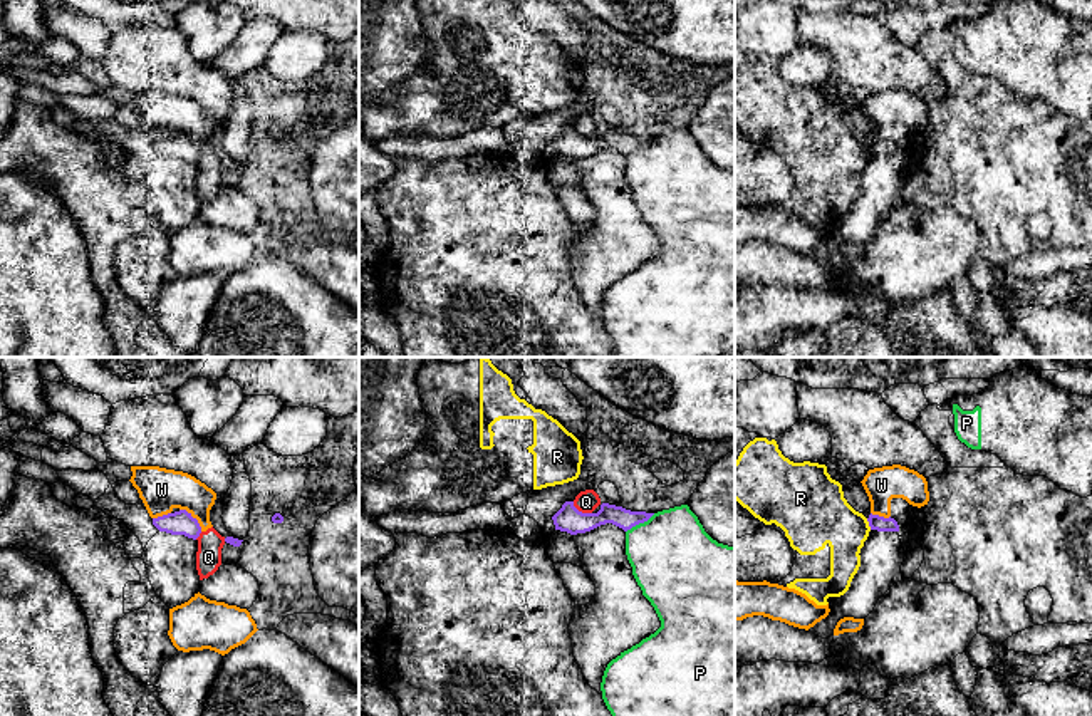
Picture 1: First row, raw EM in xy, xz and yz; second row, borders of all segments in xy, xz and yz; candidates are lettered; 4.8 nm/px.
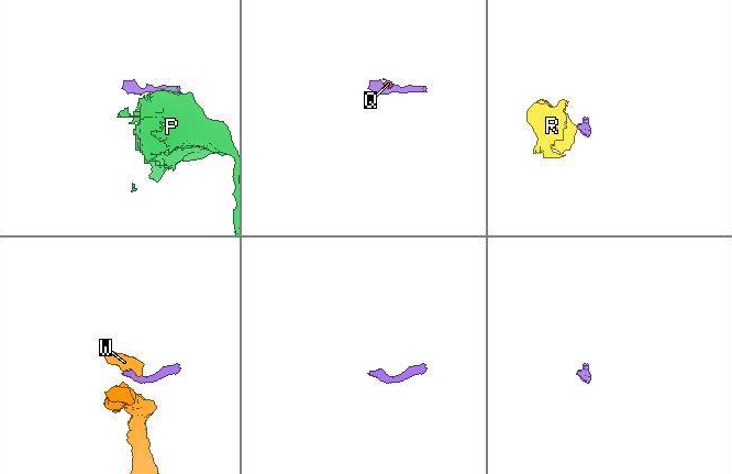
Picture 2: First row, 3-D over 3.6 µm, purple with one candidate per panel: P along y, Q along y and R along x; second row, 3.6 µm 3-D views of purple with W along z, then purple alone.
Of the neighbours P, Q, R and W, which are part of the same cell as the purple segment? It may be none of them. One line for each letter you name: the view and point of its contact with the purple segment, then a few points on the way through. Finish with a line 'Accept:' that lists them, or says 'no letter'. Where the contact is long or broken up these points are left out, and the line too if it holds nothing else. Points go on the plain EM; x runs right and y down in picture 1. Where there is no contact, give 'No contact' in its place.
Accept: no letter

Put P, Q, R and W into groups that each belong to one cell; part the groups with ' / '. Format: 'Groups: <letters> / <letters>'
Groups: P / Q W / R

